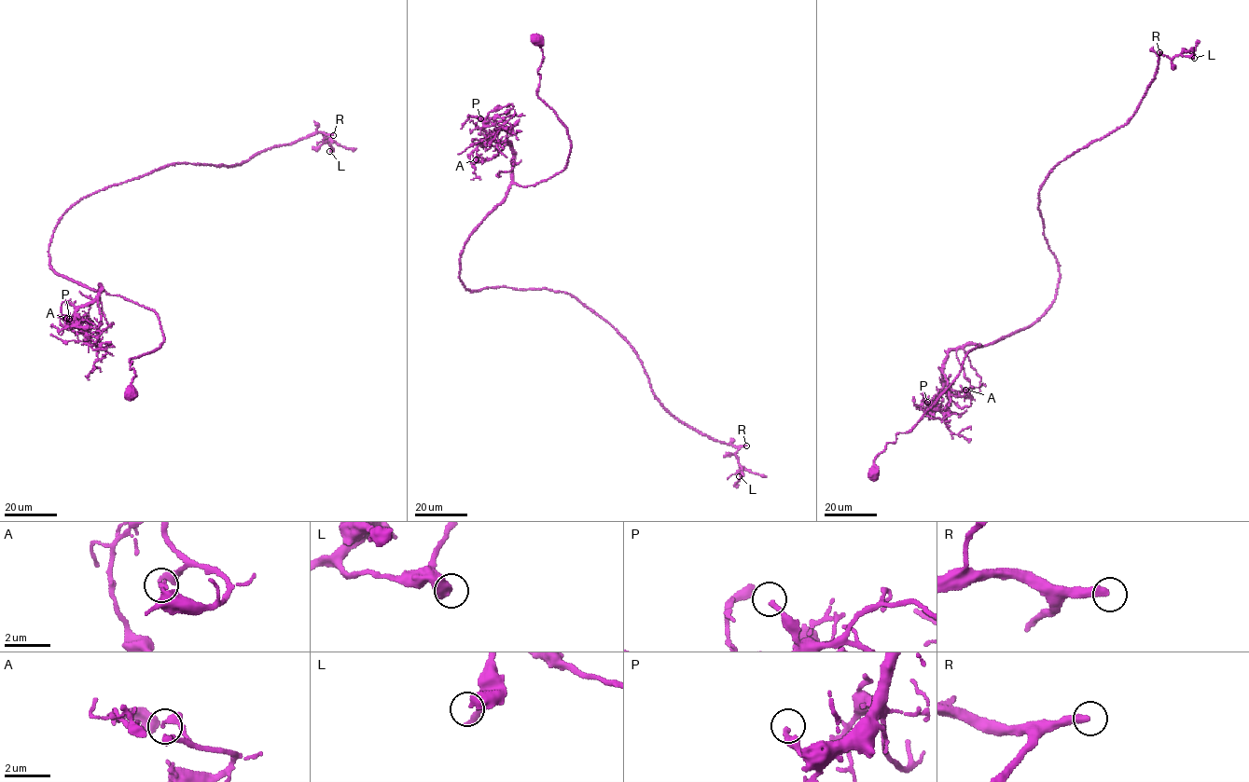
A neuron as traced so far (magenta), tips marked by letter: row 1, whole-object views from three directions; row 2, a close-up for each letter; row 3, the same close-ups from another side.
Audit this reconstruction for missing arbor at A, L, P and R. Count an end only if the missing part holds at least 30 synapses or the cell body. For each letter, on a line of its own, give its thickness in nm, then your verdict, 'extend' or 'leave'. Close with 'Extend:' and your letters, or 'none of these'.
A: 280 nm | leave
L: 480 nm | leave
P: 200 nm | leave
R: 360 nm | extend
Extend: R

